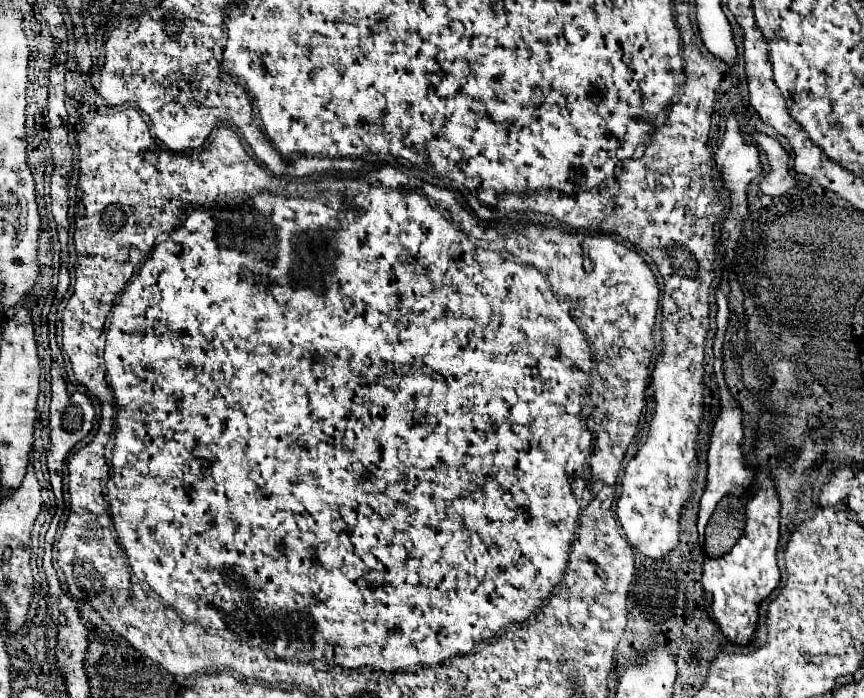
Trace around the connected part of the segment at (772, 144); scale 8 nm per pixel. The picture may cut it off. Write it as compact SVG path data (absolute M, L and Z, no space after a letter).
M753 133L753 141L765 151L769 161L769 173L759 181L759 189L765 195L783 195L793 185L795 179L789 175L789 155L783 149L783 145L763 133Z

